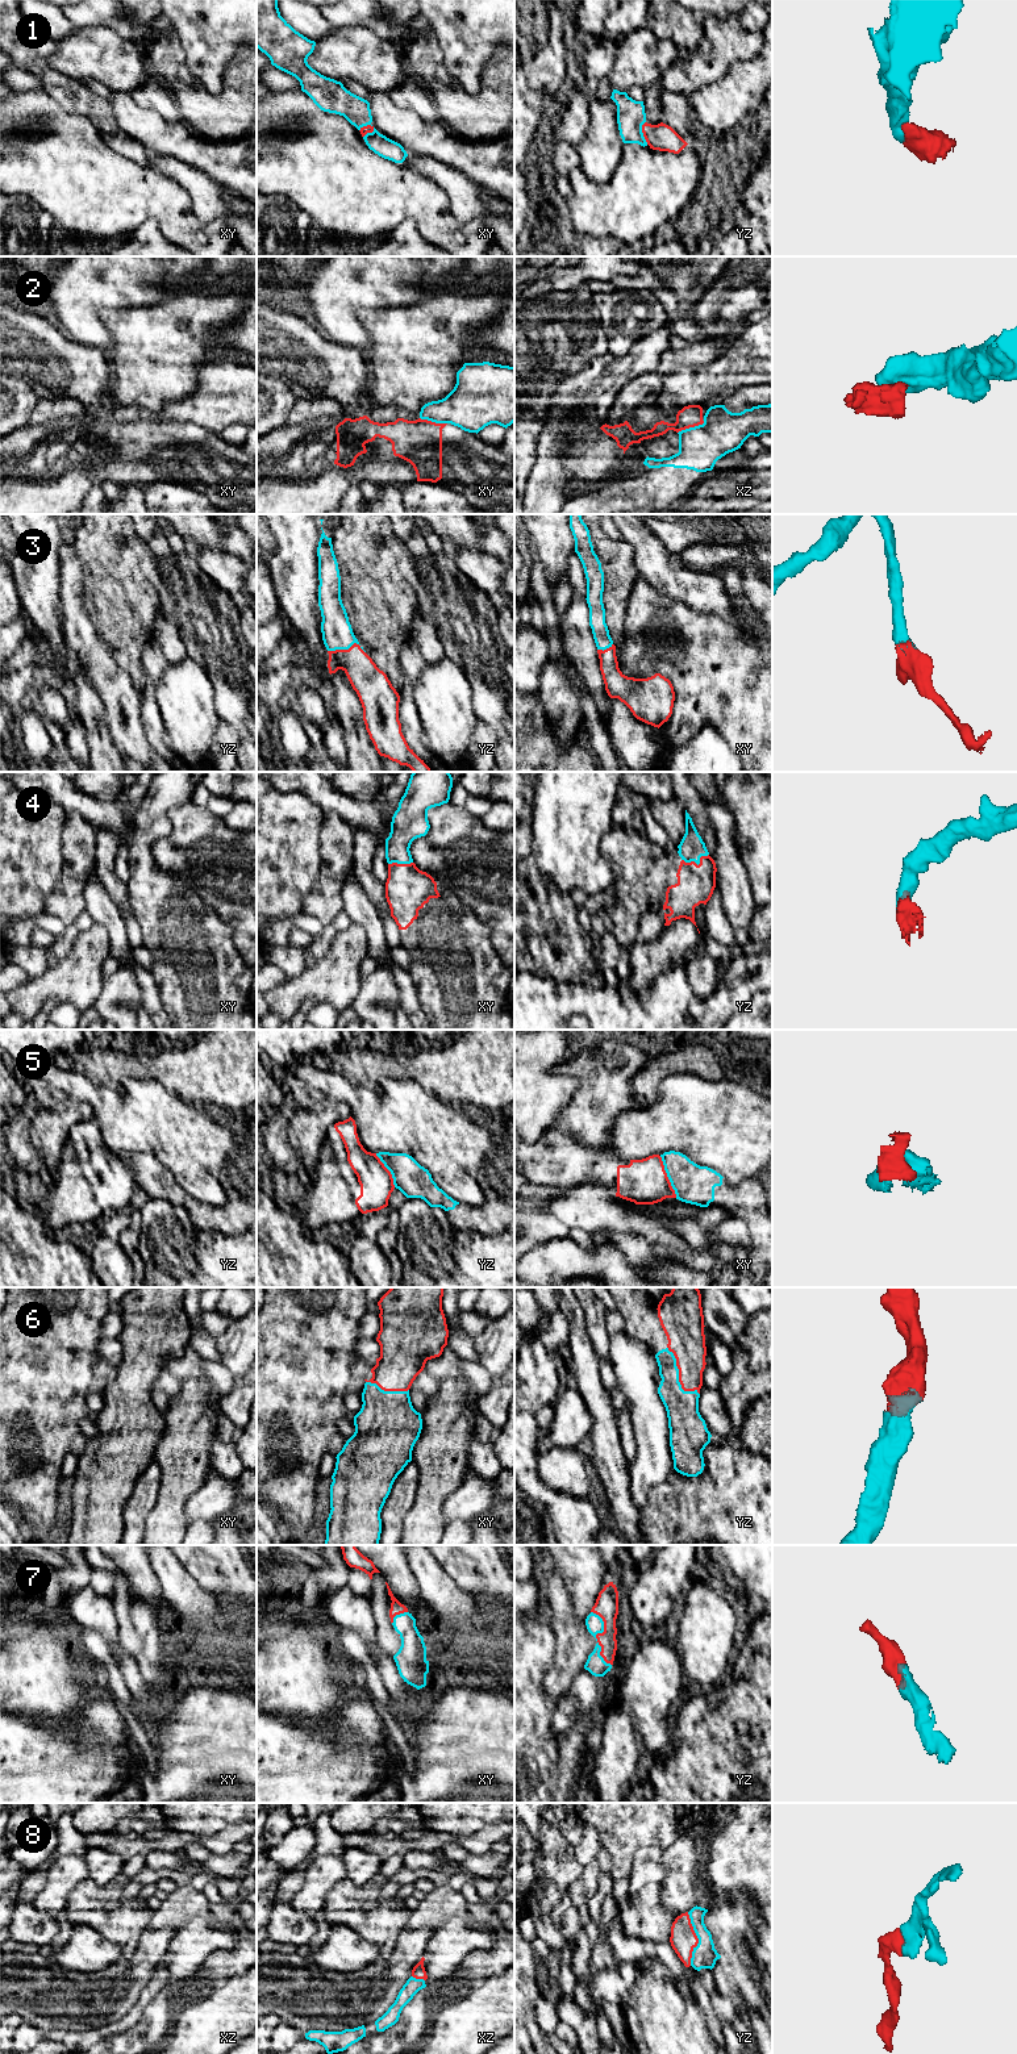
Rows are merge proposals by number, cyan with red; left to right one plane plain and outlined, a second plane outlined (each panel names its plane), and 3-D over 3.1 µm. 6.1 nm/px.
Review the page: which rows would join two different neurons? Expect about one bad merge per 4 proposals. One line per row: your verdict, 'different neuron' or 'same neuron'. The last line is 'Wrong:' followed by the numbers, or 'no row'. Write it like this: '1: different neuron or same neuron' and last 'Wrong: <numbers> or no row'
1: same neuron
2: different neuron
3: same neuron
4: same neuron
5: different neuron
6: same neuron
7: same neuron
8: same neuron
Wrong: 2, 5

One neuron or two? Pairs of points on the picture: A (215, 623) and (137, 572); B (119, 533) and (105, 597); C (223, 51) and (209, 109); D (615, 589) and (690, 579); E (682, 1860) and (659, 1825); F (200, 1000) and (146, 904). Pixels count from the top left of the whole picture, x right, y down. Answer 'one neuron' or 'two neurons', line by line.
A: two neurons
B: one neuron
C: two neurons
D: two neurons
E: two neurons
F: one neuron

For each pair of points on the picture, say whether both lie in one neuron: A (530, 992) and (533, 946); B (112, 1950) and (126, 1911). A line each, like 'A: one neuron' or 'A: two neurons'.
A: two neurons
B: two neurons

